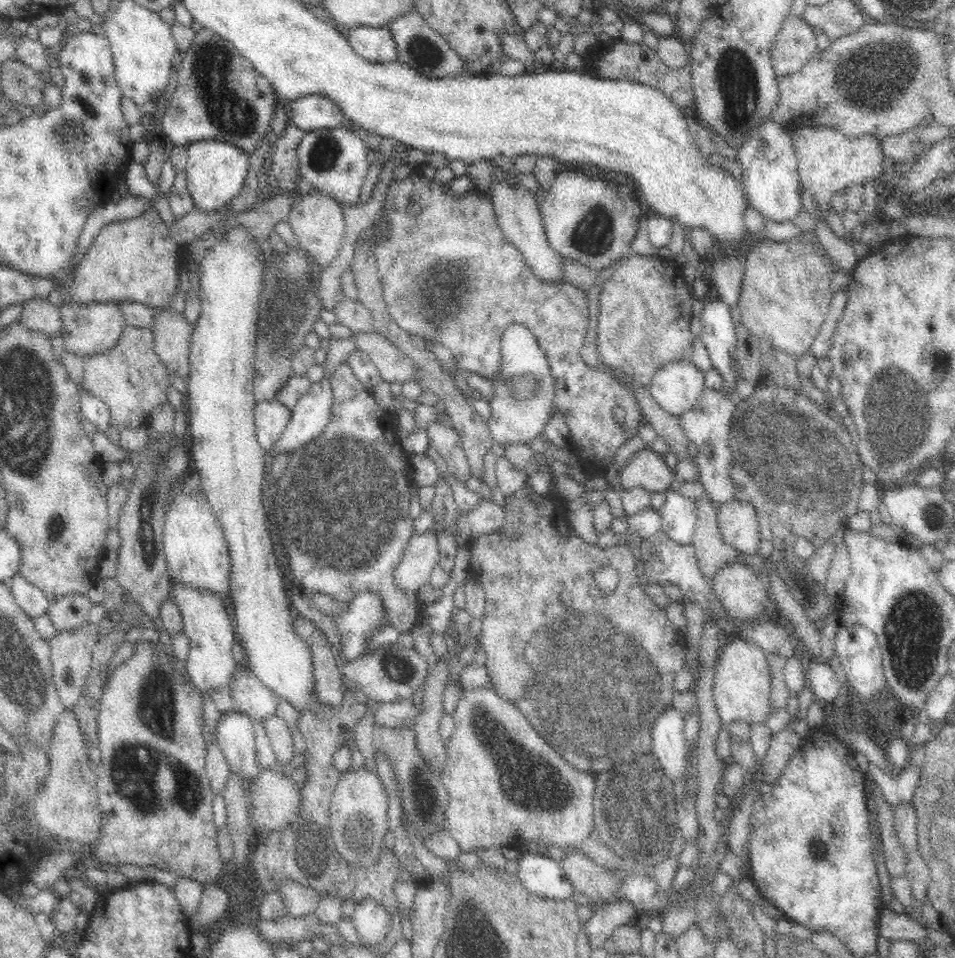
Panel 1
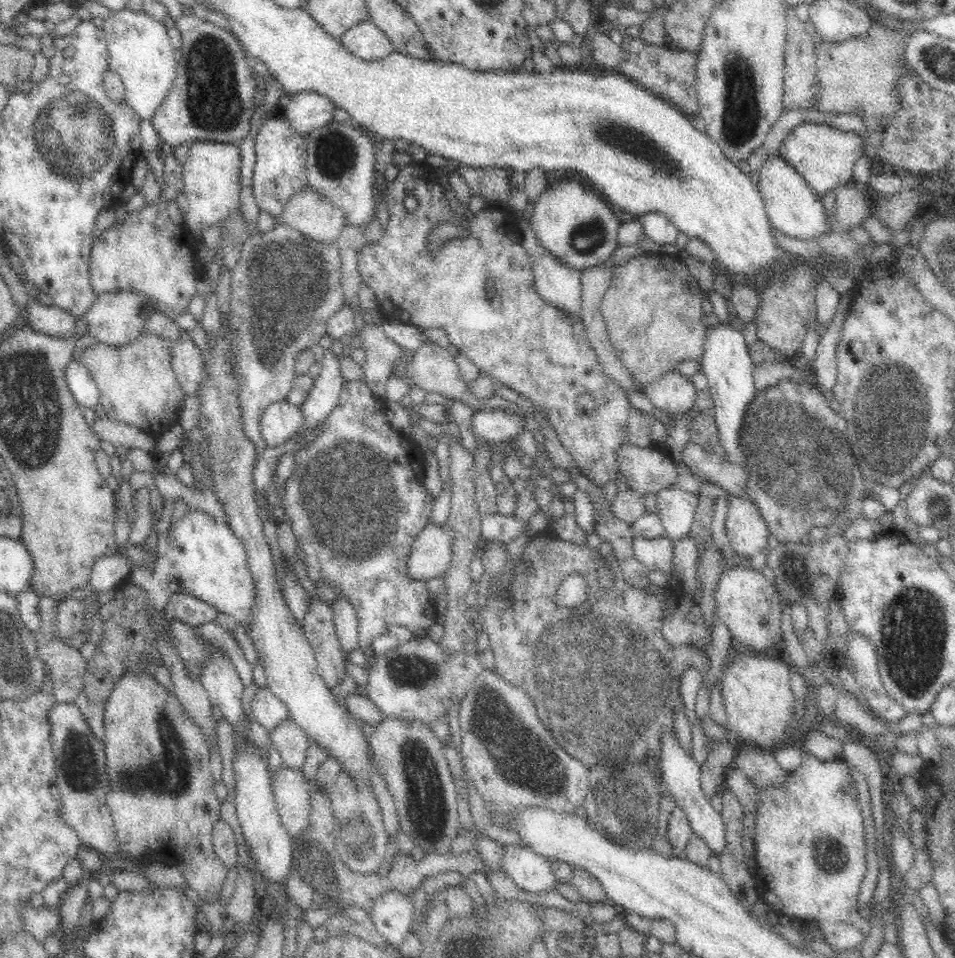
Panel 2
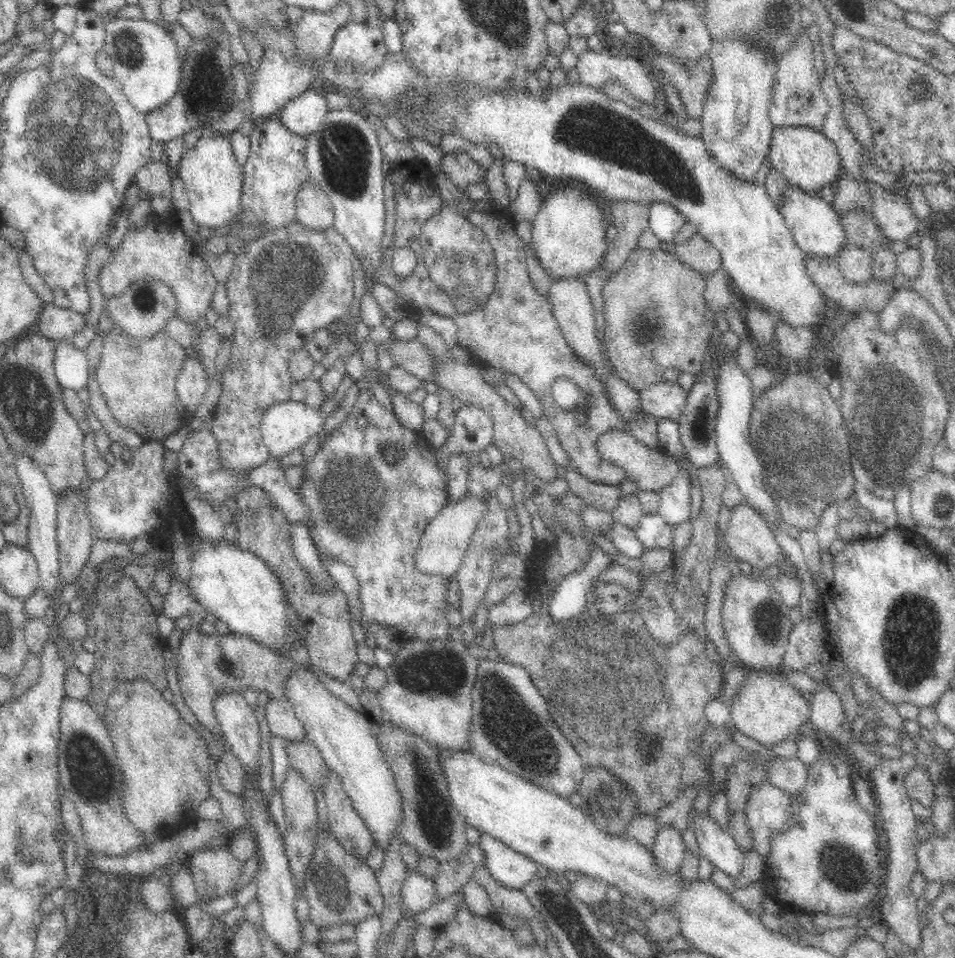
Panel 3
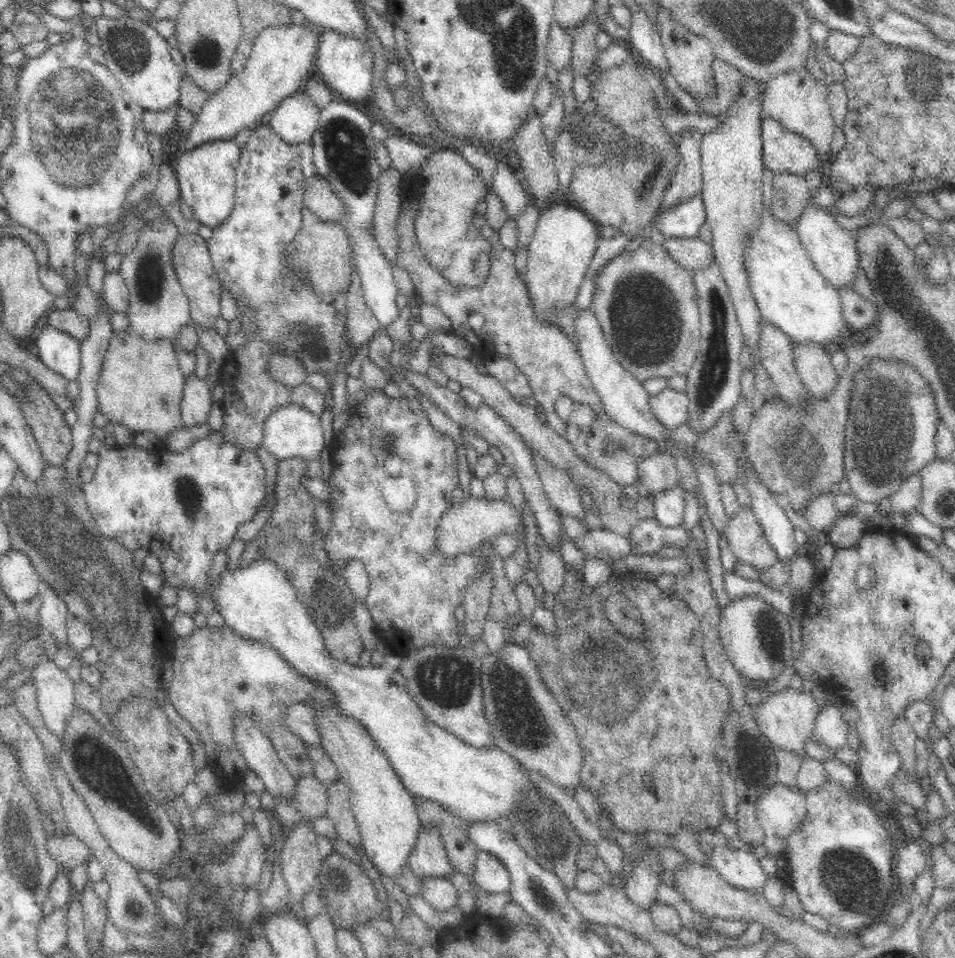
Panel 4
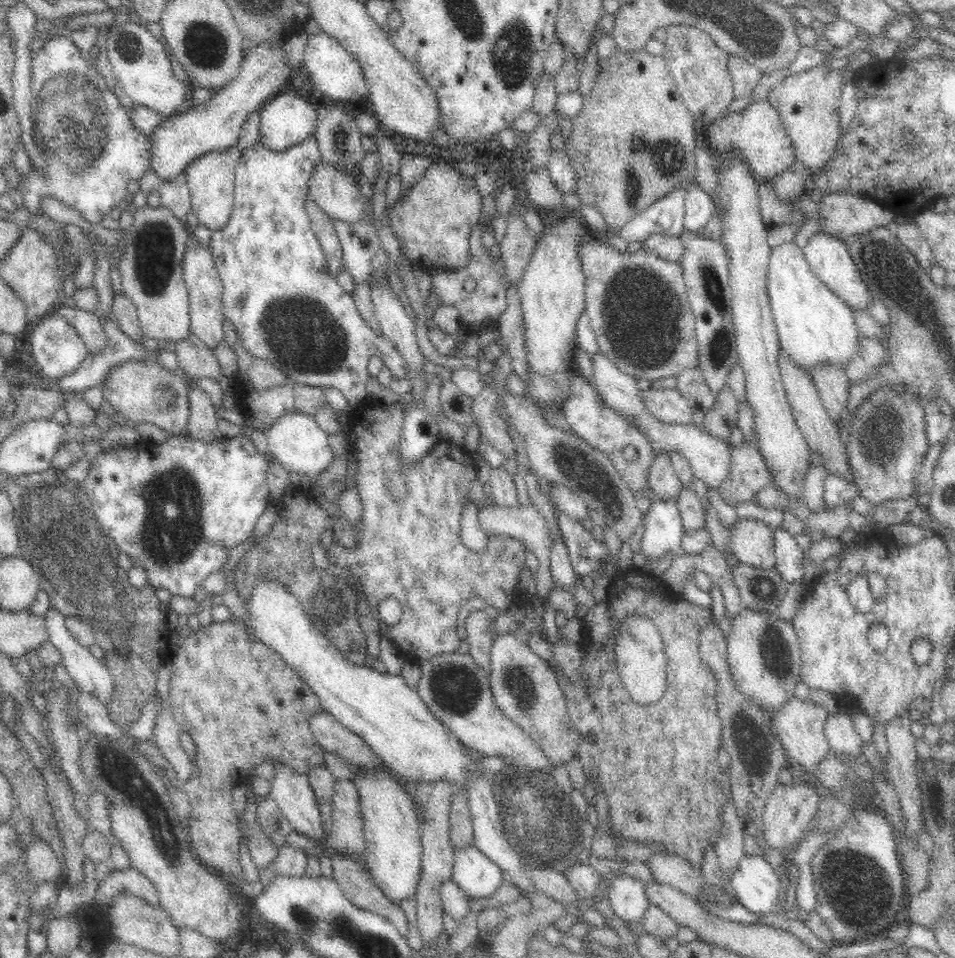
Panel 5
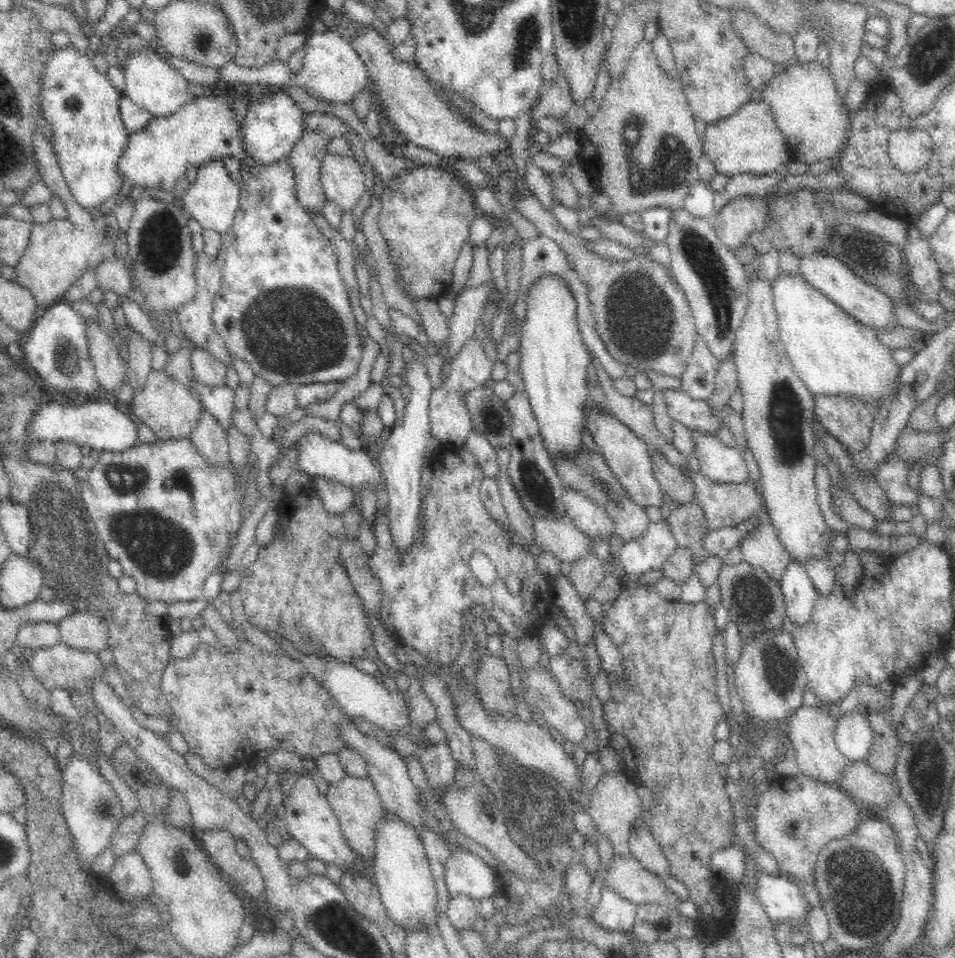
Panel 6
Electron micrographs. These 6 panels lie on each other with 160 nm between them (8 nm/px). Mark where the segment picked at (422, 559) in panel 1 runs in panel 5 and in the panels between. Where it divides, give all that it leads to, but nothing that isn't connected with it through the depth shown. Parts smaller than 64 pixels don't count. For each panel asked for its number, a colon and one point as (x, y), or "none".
2: (430, 554)
3: (441, 549)
4: (463, 526)
5: (526, 524)

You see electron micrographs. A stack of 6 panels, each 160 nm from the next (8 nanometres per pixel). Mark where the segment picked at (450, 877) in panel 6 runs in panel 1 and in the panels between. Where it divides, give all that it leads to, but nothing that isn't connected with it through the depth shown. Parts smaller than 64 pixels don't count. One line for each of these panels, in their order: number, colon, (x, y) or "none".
1: (542, 877)
2: (531, 872)
3: (512, 870)
4: (491, 875)
5: (473, 872)

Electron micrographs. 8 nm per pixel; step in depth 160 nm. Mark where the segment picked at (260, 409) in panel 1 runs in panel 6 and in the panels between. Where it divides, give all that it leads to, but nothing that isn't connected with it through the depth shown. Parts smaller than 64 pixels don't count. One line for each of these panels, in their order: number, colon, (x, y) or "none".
2: (281, 421)
3: (285, 426)
4: (291, 432)
5: (296, 441)
6: (317, 455)

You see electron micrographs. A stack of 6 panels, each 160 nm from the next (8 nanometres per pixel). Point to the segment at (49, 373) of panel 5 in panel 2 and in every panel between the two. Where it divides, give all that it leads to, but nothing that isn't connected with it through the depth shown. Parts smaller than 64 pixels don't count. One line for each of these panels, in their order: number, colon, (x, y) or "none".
2: (85, 391)
3: (71, 367)
4: (58, 351)

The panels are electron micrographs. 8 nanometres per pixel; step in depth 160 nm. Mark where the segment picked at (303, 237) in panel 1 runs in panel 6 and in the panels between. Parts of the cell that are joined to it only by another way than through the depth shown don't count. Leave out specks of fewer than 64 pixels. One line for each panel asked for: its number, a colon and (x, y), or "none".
2: (314, 216)
3: (312, 209)
4: (318, 197)
5: (335, 192)
6: (342, 180)

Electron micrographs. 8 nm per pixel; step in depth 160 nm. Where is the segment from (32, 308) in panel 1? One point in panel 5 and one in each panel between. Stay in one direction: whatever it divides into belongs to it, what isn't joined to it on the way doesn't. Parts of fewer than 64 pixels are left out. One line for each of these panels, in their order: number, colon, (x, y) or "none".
2: (53, 320)
3: (53, 322)
4: (68, 321)
5: (87, 325)

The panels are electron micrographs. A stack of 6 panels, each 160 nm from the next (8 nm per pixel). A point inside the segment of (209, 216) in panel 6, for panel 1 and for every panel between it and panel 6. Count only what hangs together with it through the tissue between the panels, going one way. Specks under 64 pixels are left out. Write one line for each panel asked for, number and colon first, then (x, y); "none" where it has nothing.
1: (216, 170)
2: (211, 175)
3: (210, 176)
4: (206, 174)
5: (210, 179)

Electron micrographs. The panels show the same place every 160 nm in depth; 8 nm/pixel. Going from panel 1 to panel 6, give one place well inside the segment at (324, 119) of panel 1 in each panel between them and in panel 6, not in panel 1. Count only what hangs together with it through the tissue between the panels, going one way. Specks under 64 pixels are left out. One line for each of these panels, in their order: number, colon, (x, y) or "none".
2: (307, 111)
3: (304, 114)
4: (295, 120)
5: (287, 120)
6: (273, 125)

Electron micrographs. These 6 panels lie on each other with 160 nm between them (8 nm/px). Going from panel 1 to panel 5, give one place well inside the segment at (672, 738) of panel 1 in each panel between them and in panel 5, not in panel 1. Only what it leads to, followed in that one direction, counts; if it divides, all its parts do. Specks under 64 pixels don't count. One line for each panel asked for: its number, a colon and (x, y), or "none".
2: (680, 774)
3: (716, 844)
4: (738, 867)
5: (755, 884)

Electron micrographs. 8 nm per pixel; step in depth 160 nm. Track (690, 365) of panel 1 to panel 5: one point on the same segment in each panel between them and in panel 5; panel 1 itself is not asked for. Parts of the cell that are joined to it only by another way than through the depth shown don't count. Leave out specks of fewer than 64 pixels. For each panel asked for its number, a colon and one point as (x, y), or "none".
2: (673, 393)
3: (667, 400)
4: (669, 407)
5: (669, 406)

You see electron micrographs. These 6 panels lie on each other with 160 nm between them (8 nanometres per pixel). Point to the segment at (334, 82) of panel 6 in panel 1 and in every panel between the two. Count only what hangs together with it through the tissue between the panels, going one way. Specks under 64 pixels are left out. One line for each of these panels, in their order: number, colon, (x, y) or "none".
1: (376, 45)
2: (366, 41)
3: (364, 44)
4: (344, 63)
5: (332, 70)

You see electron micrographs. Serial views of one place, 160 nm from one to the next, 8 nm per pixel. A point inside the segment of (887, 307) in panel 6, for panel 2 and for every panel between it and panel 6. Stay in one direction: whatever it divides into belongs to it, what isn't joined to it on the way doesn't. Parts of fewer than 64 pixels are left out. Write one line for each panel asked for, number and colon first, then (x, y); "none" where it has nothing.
2: (792, 208)
3: (815, 225)
4: (832, 248)
5: (829, 257)

